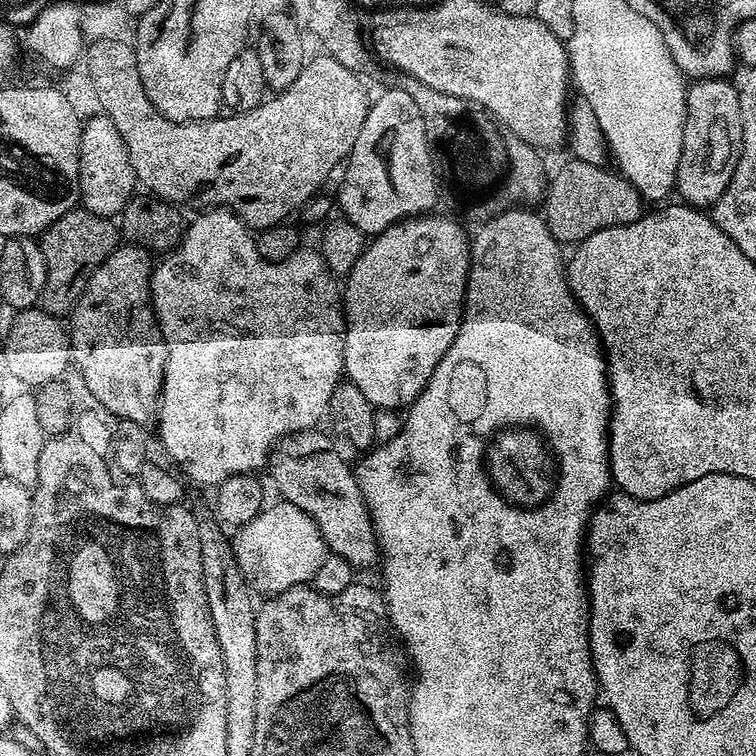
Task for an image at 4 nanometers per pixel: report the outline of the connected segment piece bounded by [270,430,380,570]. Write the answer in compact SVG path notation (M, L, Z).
M320 431L296 432L295 435L280 441L270 456L272 480L287 503L298 506L298 510L302 510L316 523L324 539L324 547L331 555L346 558L346 562L350 562L353 569L368 568L372 563L377 563L380 554L380 546L376 543L376 531L368 507L360 493L355 471L332 449L331 438Z

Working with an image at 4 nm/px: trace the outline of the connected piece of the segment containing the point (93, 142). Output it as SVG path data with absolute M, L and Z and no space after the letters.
M103 114L89 120L87 117L80 129L79 203L94 214L116 218L123 213L137 188L134 166L130 166L130 154L126 150L126 142L122 142L122 134L118 134L118 126Z

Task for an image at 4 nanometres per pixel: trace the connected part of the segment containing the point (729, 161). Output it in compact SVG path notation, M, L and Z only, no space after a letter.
M728 78L698 80L685 91L684 97L682 158L678 158L675 191L678 196L680 192L679 199L683 203L708 210L715 206L718 198L722 198L726 186L730 186L730 178L734 178L734 170L742 154L740 89Z

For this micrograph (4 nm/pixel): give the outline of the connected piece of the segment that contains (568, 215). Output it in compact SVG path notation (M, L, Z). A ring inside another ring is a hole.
M571 158L556 172L556 177L551 177L546 188L546 195L542 201L542 215L548 228L552 231L555 240L559 240L561 245L575 246L580 241L590 238L590 234L598 234L598 230L606 230L610 226L626 226L634 222L646 211L646 201L636 187L625 180L619 171L611 167L590 166L590 162L582 162Z

